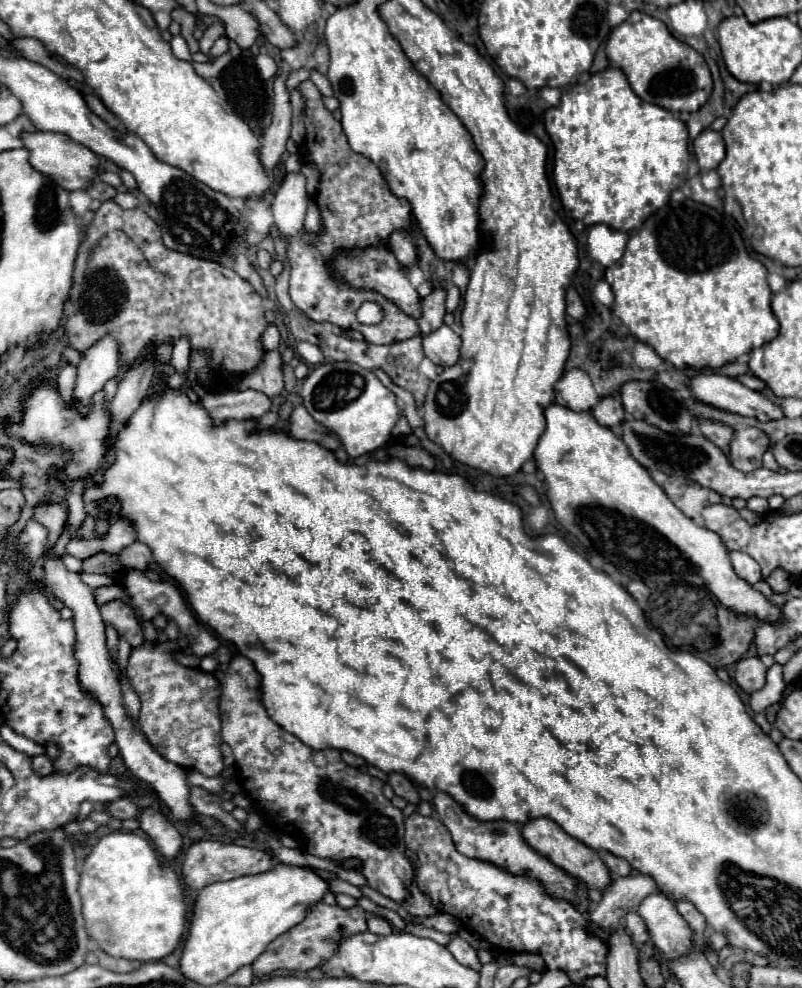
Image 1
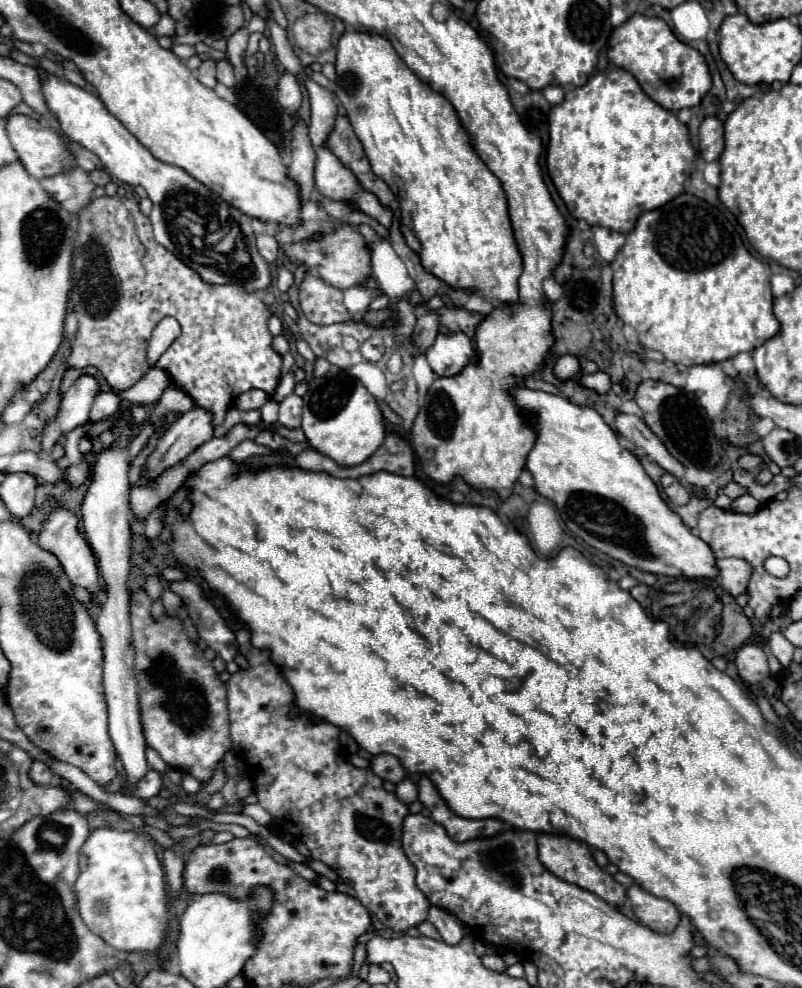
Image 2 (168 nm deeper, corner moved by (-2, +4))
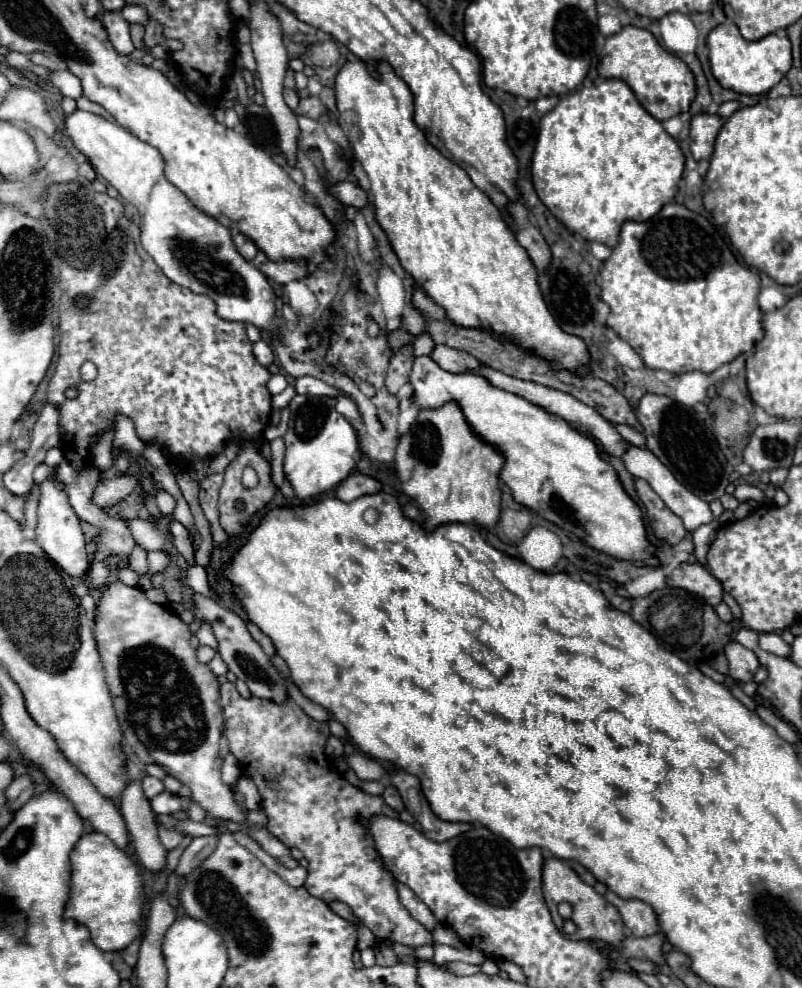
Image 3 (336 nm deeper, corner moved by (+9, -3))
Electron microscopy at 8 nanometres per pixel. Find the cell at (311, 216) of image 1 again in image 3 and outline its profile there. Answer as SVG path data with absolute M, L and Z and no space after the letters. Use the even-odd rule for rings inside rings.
M263 251L257 253L257 257L251 261L253 265L259 263L259 269L273 281L285 285L289 281L299 281L309 277L309 269L303 263L297 263L293 259L279 259L279 261L271 261L267 259L267 255Z

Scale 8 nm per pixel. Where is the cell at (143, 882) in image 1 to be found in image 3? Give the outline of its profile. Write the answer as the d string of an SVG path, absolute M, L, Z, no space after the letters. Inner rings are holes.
M97 831L83 835L75 843L69 859L73 879L65 917L87 925L93 943L101 951L123 951L143 931L143 867Z

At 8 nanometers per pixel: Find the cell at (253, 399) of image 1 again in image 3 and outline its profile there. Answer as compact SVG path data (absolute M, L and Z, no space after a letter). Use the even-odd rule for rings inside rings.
M121 475L115 479L99 481L95 487L95 493L93 493L93 501L99 507L109 509L109 507L117 505L119 501L123 501L137 485L139 485L139 475Z

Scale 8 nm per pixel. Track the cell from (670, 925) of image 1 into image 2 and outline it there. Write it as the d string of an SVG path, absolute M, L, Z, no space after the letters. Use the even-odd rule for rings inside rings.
M636 884L628 888L628 898L640 924L652 928L654 932L664 934L672 932L678 926L678 908L670 900L652 896Z

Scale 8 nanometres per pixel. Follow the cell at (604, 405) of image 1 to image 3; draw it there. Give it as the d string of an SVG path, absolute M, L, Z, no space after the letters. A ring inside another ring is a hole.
M629 445L629 447L625 449L625 453L623 453L623 463L625 463L625 467L627 467L627 471L629 471L631 475L635 475L635 477L639 477L639 479L645 479L645 481L653 487L653 491L665 501L665 505L667 505L675 515L679 515L679 517L683 519L683 525L685 525L687 531L693 531L693 529L697 529L699 525L713 521L713 513L711 513L709 505L707 505L703 499L697 499L697 495L693 495L689 489L685 489L685 487L673 477L673 473L671 473L649 449L643 449L643 447L637 447L637 445Z

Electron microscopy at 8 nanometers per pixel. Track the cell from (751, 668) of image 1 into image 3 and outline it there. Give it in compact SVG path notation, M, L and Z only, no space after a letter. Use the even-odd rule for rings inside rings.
M727 643L725 655L729 661L729 677L733 681L737 681L737 683L753 681L755 671L759 667L759 661L753 655L753 651L749 651L747 647L741 647L739 643Z

